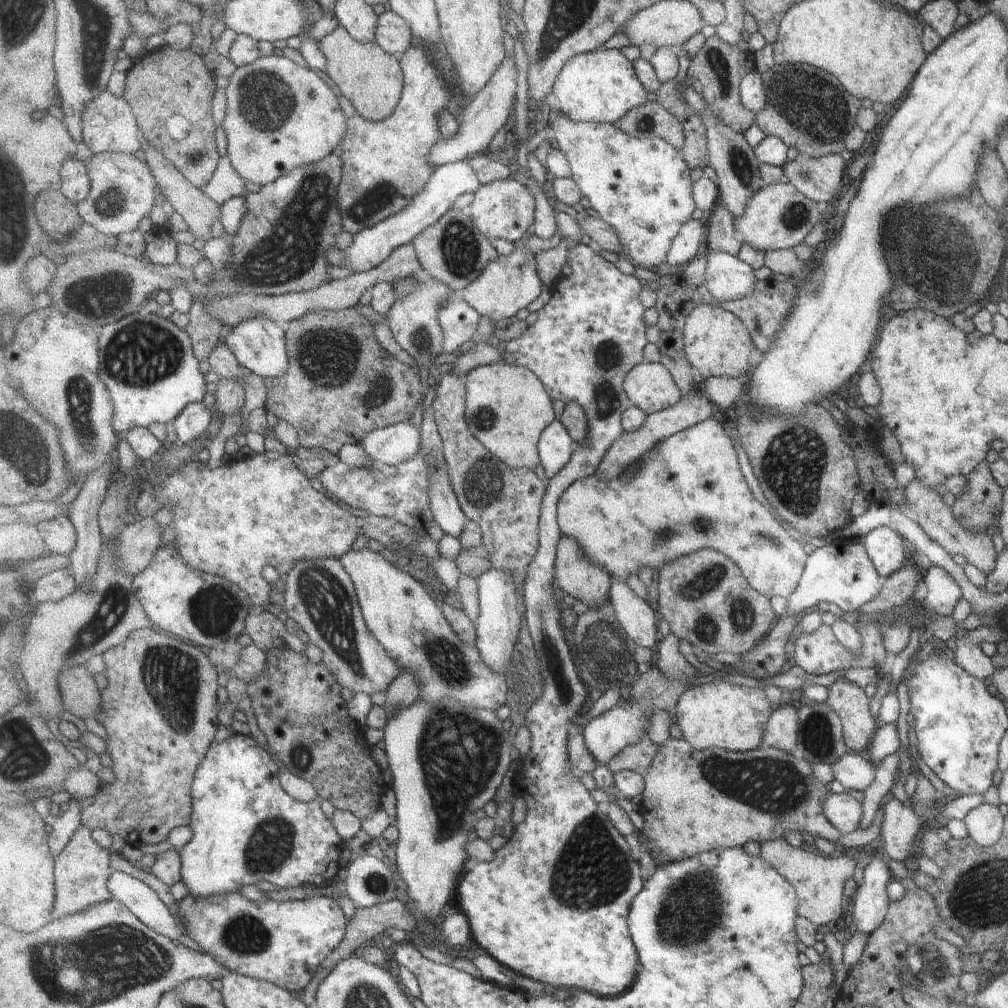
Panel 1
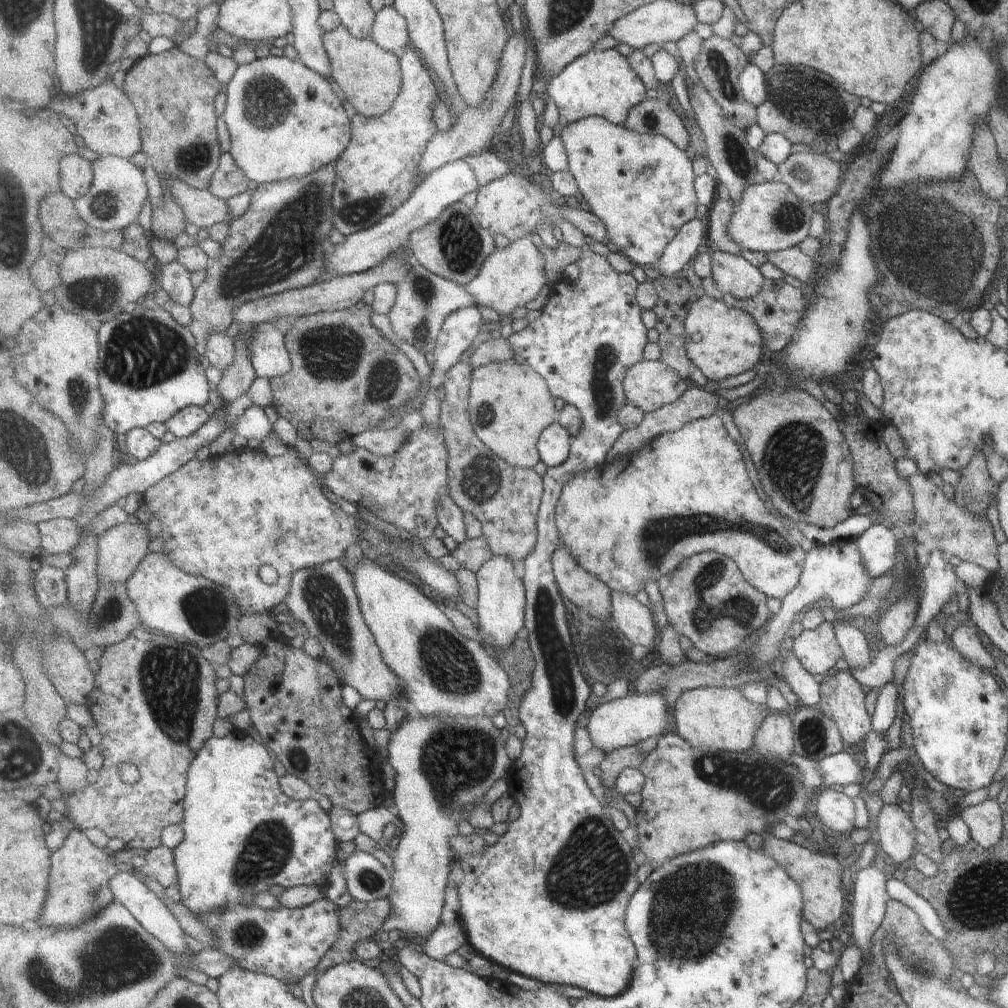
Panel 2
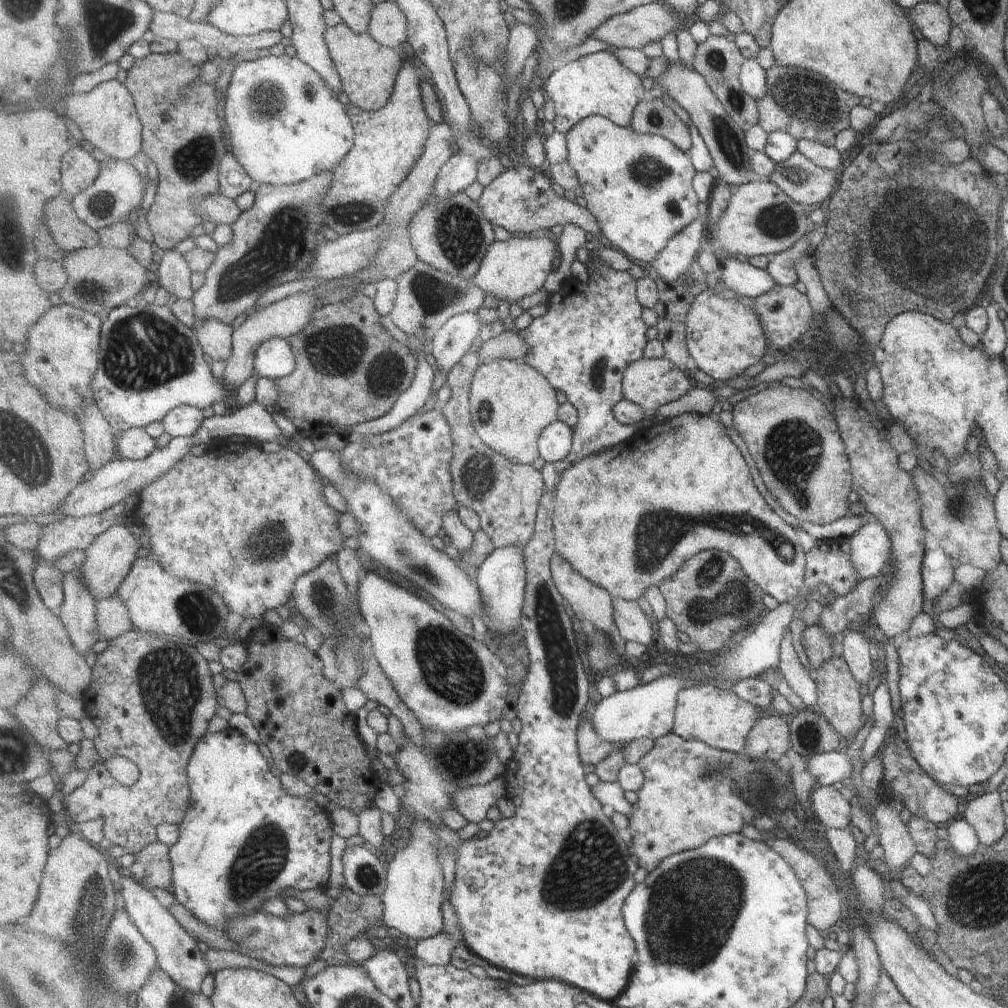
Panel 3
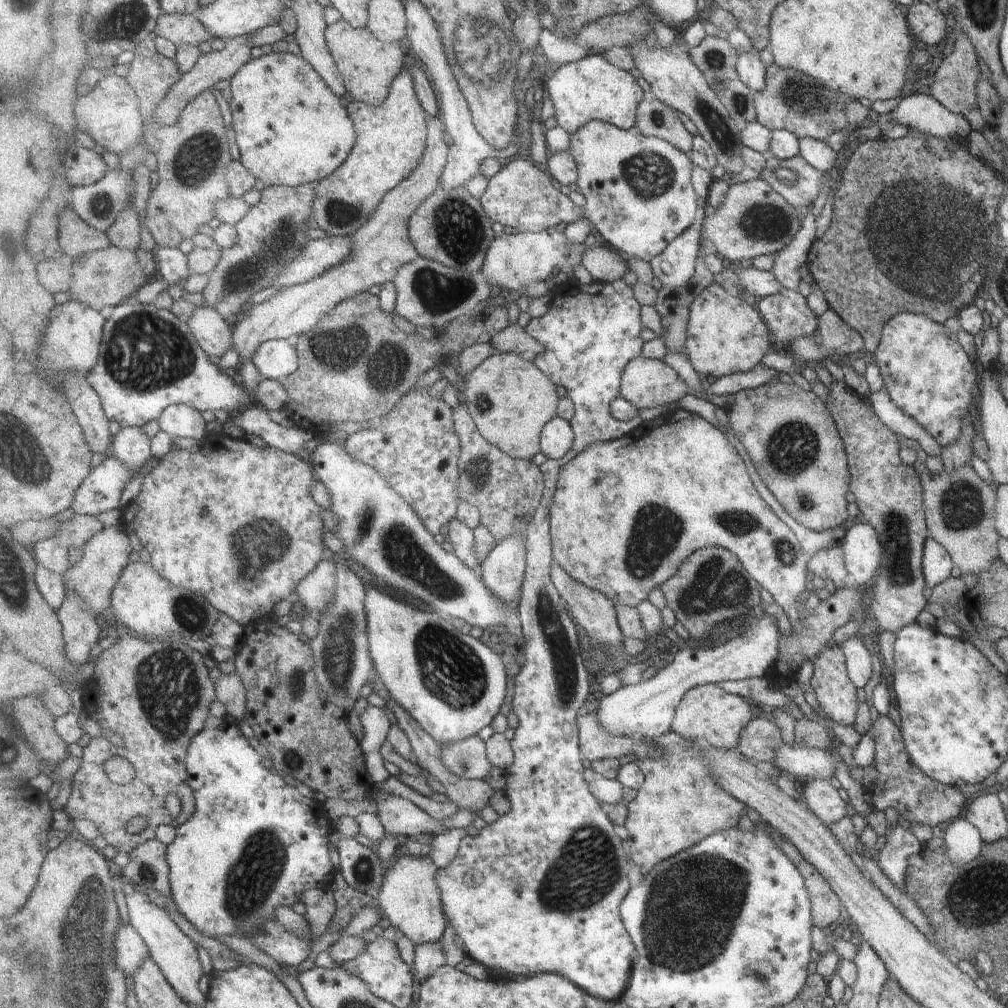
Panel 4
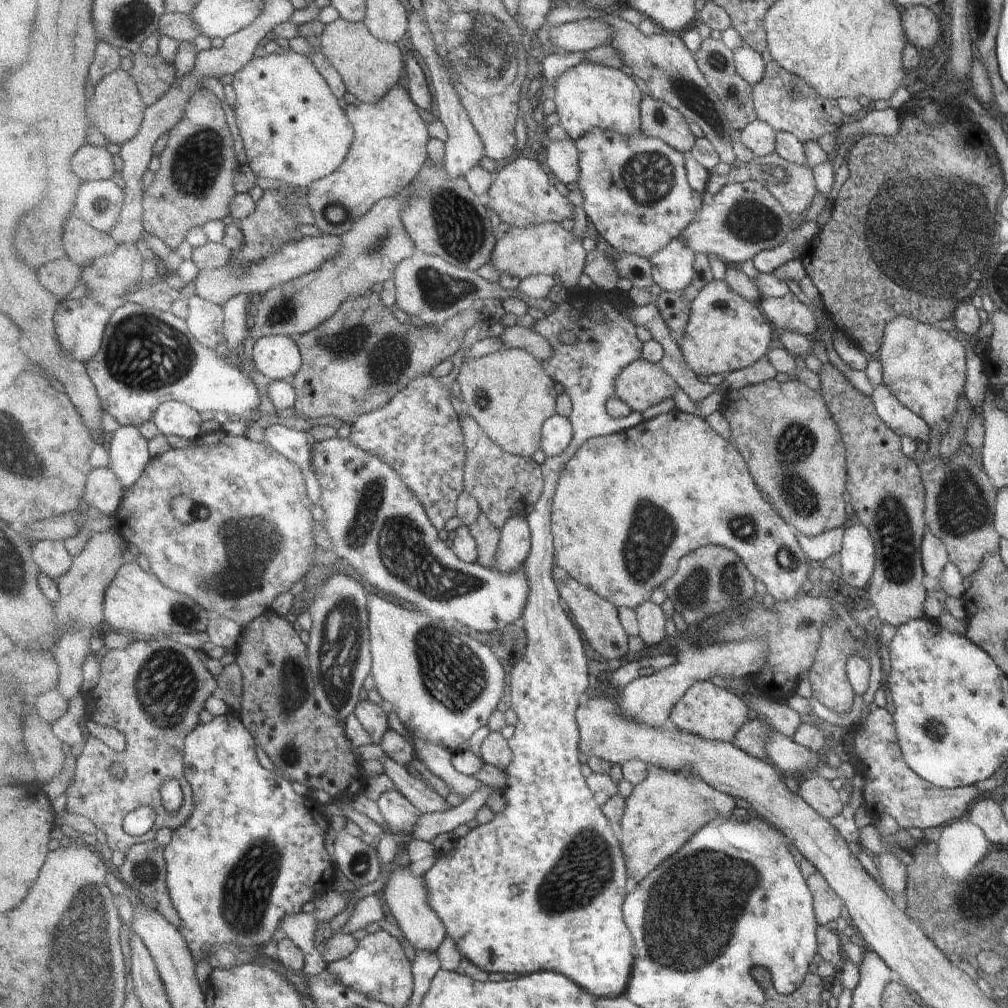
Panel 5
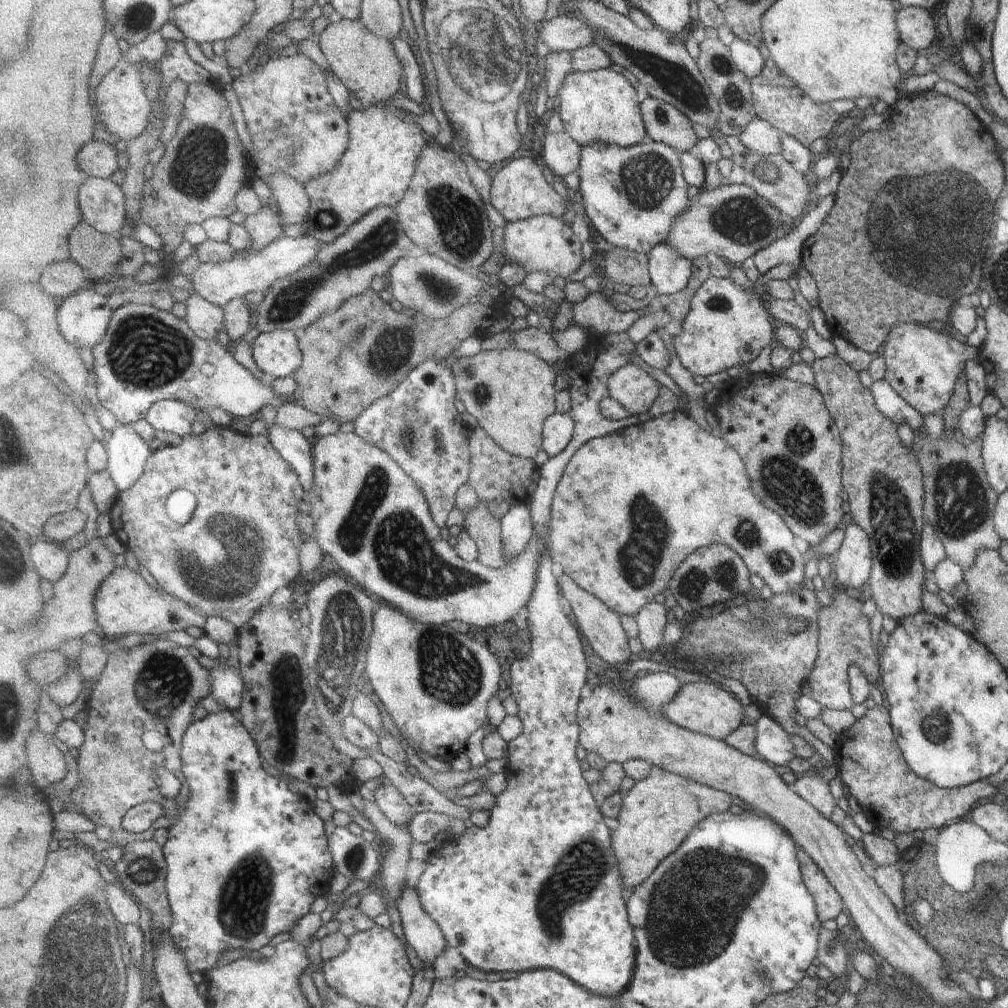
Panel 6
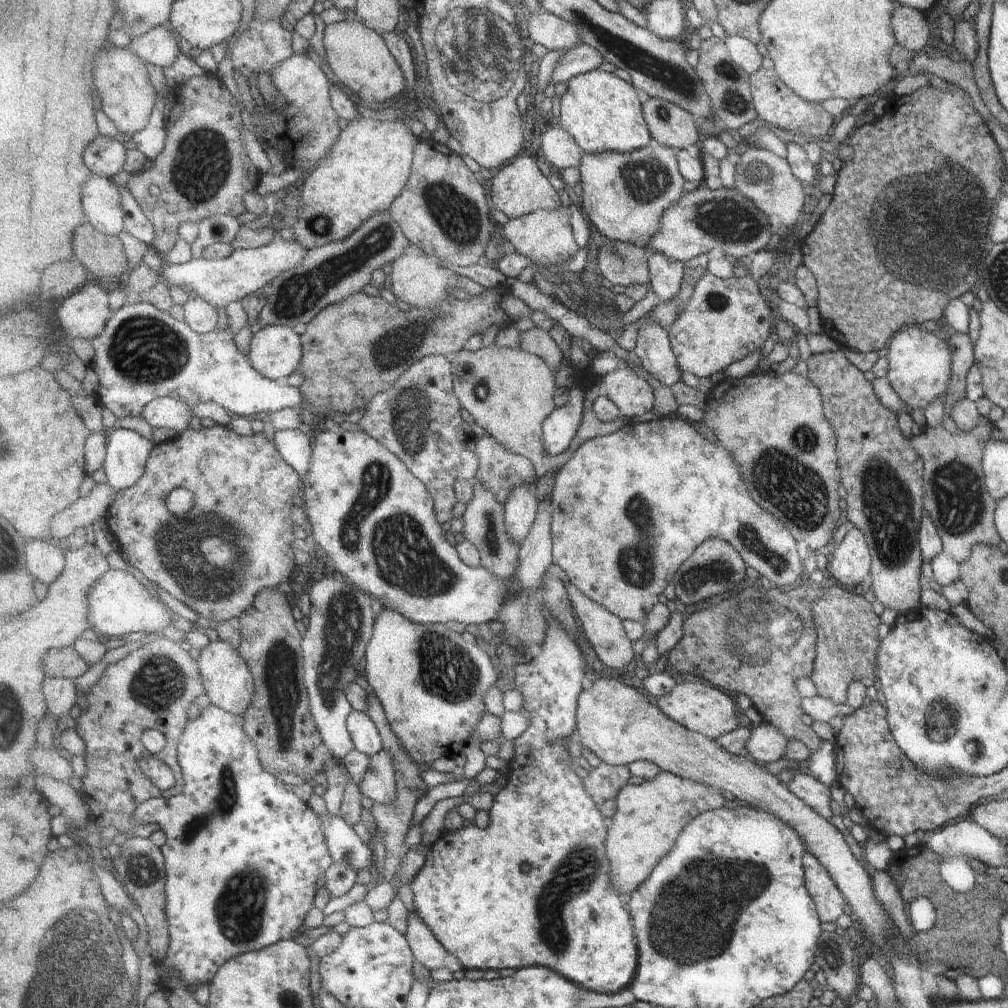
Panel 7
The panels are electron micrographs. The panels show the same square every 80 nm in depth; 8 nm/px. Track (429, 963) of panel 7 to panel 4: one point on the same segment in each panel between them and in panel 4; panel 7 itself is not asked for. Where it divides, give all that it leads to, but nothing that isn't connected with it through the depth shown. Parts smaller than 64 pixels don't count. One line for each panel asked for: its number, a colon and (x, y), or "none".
4: (410, 899)
5: (405, 894)
6: (422, 933)

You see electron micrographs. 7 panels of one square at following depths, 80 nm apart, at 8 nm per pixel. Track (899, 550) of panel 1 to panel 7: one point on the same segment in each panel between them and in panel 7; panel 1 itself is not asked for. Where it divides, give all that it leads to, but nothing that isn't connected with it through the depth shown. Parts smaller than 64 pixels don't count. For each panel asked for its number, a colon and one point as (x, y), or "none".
2: (877, 545)
3: (869, 552)
4: (861, 552)
5: (855, 557)
6: (851, 562)
7: (850, 560)

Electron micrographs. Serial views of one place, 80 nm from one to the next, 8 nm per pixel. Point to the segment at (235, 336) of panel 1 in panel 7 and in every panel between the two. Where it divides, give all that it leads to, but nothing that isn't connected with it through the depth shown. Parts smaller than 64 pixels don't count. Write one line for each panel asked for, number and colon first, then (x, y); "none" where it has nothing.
2: (270, 357)
3: (274, 359)
4: (277, 359)
5: (277, 357)
6: (278, 354)
7: (275, 351)

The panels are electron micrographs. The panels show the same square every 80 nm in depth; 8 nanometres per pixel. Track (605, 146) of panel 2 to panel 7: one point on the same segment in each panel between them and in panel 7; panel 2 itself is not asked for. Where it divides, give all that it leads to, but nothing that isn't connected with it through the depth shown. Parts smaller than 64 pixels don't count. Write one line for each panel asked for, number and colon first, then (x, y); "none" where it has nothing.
3: (640, 188)
4: (639, 194)
5: (636, 191)
6: (633, 195)
7: (626, 195)

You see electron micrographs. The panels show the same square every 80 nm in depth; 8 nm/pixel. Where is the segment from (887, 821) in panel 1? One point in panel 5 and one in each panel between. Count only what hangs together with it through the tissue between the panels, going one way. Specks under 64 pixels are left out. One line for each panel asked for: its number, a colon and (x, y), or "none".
2: (893, 833)
3: (898, 847)
4: (899, 844)
5: (891, 873)

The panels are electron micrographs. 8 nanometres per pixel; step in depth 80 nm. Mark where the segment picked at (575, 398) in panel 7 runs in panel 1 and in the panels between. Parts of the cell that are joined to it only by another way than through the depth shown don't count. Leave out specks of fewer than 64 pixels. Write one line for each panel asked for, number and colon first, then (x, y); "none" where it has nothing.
1: (556, 448)
2: (554, 446)
3: (556, 443)
4: (557, 438)
5: (558, 433)
6: (559, 429)

